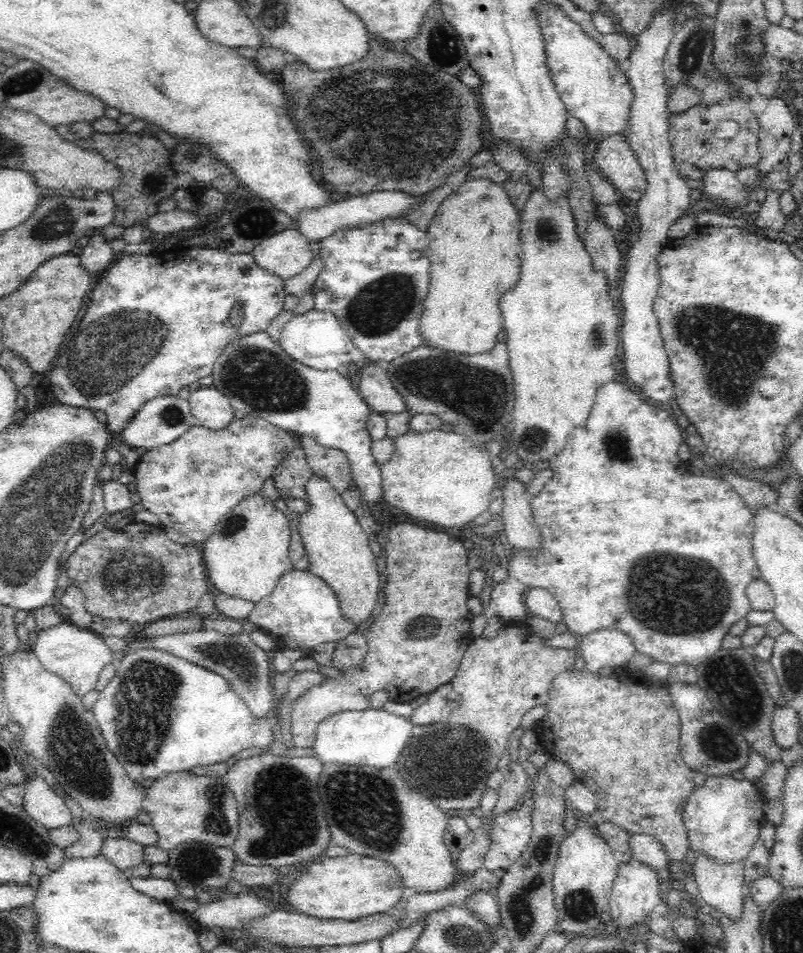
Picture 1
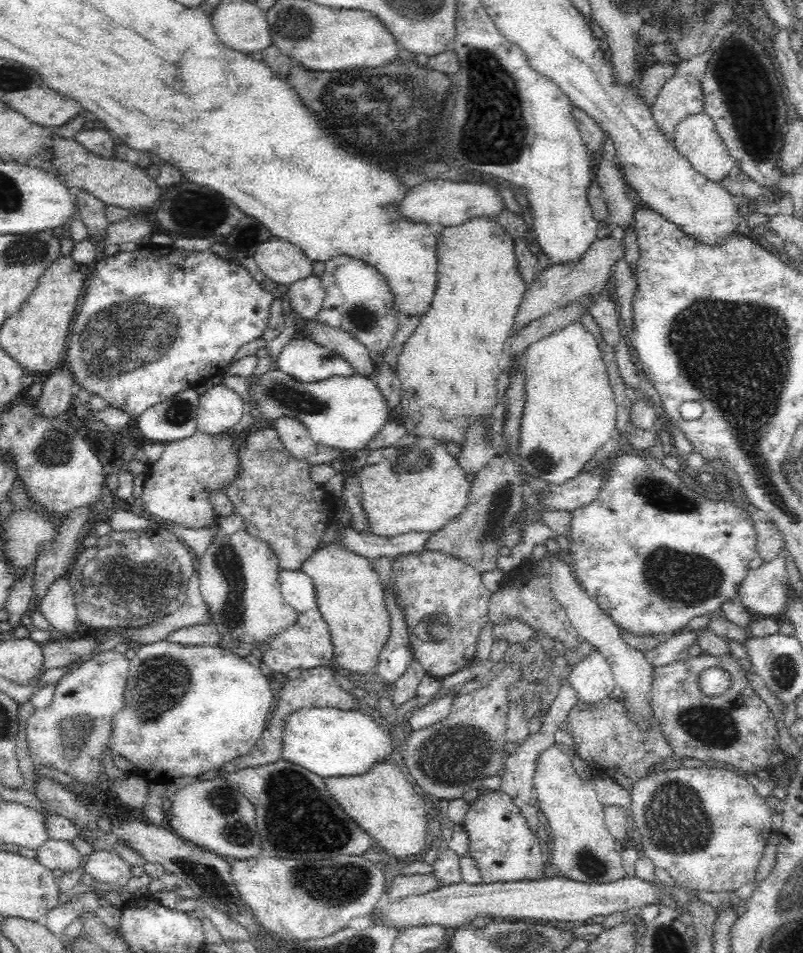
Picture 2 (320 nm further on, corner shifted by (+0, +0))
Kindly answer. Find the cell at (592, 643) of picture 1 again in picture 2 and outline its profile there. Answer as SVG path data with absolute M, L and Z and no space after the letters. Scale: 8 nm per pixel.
M592 652L582 662L569 668L566 682L576 692L577 700L590 705L612 697L617 682L604 656Z

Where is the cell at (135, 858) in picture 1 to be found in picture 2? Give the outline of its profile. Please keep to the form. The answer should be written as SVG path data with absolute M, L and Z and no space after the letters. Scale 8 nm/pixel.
M114 851L92 852L84 864L84 872L90 874L95 882L120 888L130 880L130 865Z

